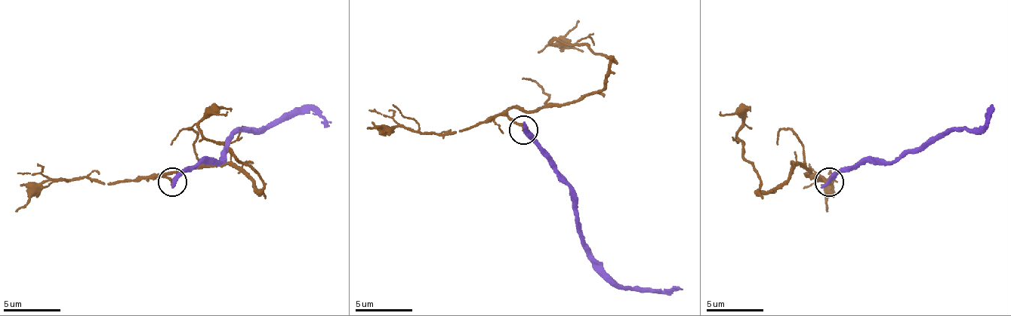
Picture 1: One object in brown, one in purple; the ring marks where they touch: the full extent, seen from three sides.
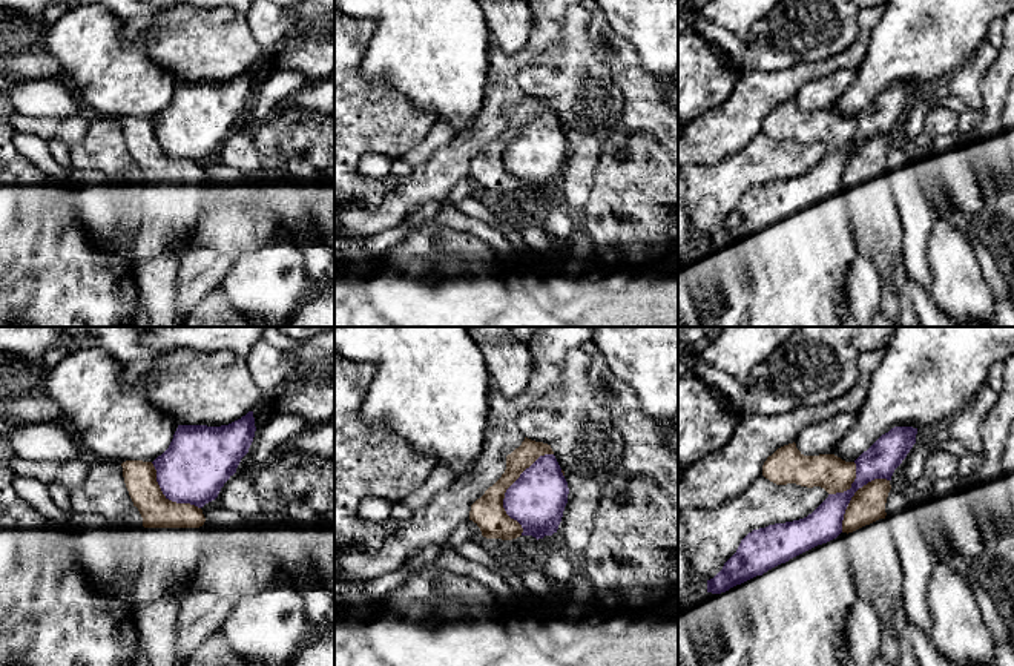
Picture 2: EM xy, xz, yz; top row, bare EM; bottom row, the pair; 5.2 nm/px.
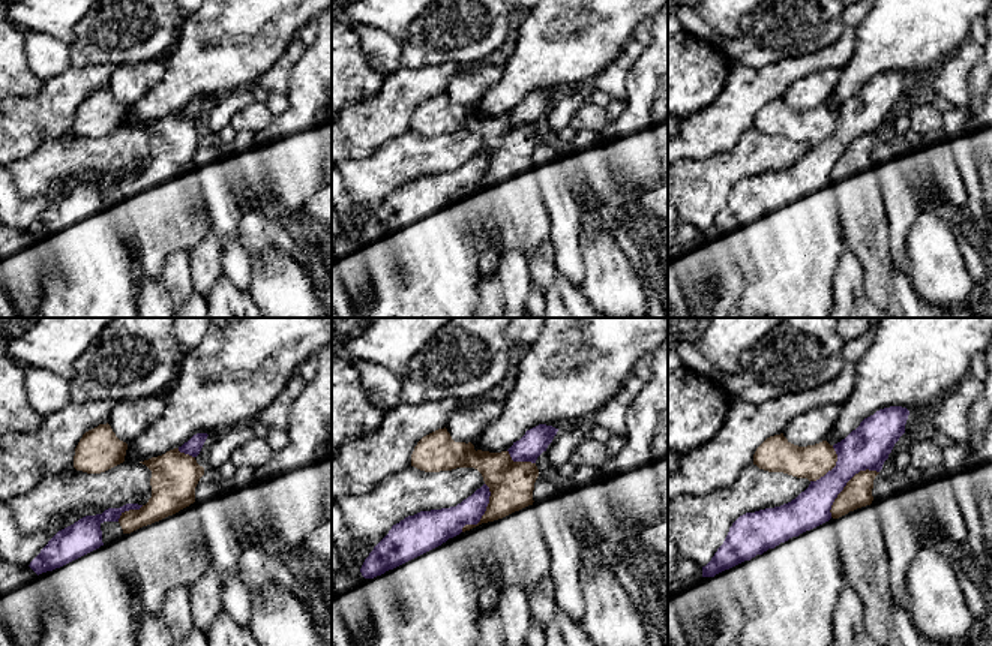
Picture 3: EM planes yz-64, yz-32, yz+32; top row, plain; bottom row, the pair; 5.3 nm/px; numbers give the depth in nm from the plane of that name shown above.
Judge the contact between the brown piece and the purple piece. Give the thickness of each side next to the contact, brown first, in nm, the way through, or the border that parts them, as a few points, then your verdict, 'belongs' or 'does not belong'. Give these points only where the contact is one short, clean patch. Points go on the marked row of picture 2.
calibres 170 and 300 nm; does not belong

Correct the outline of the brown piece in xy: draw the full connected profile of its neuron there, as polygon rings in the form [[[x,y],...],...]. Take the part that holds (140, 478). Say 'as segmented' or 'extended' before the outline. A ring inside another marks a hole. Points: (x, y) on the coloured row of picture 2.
as segmented | [[[126,460],[121,467],[126,488],[143,517],[144,528],[199,528],[204,525],[206,517],[201,508],[172,502],[163,494],[152,462]]]

